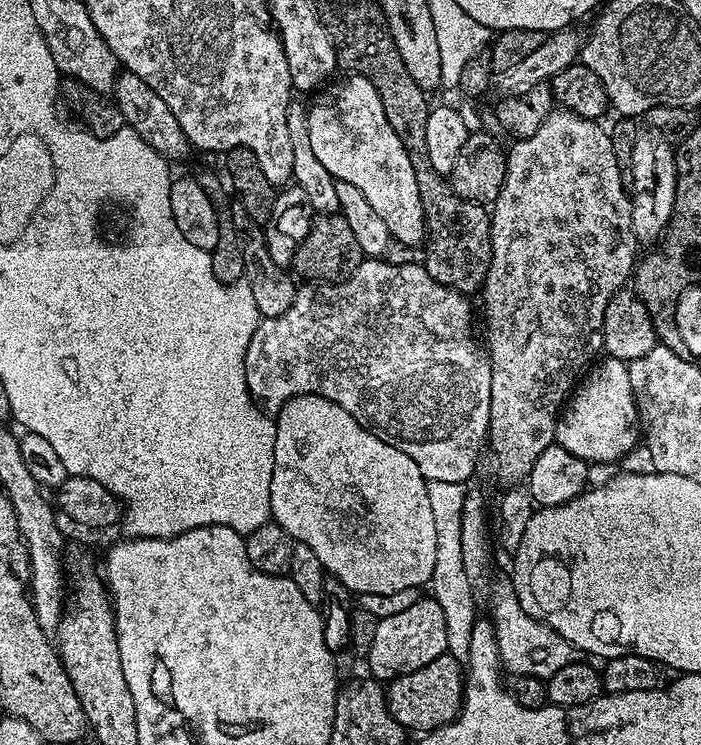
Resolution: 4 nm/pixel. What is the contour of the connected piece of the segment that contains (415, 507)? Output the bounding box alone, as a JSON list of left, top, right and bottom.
[270,396,438,594]

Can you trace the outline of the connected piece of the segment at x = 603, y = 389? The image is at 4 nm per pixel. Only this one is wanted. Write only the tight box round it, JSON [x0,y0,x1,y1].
[555,355,638,466]

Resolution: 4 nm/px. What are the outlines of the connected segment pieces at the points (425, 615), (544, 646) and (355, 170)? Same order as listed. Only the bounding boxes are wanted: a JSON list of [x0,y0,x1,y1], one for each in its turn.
[[366,598,446,682],[488,579,577,681],[307,74,424,245]]

